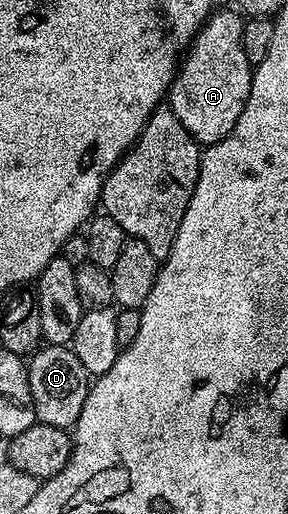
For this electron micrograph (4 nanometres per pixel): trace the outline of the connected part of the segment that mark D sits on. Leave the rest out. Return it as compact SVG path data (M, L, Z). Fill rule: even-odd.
M46 344L39 347L28 360L28 382L32 390L35 421L39 424L47 424L57 428L73 429L74 423L80 418L80 410L84 410L84 402L88 398L92 383L90 373L84 370L80 358L76 358L73 347L60 344Z

